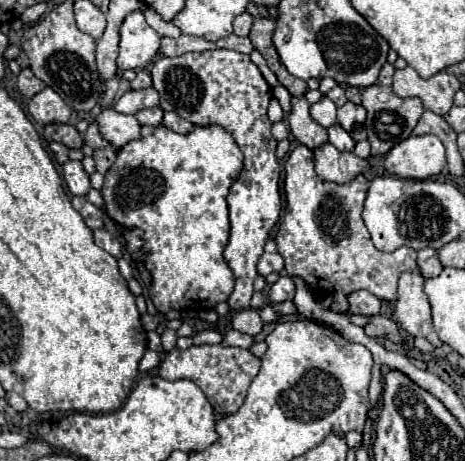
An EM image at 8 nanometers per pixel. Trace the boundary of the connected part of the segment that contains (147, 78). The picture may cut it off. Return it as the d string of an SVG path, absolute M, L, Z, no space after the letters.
M139 70L135 80L131 82L131 88L133 90L139 90L139 88L149 88L153 82L151 82L151 74L147 70Z

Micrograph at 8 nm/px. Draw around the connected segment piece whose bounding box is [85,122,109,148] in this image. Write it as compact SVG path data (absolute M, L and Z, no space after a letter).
M89 124L89 128L87 128L87 132L85 132L85 144L87 146L91 146L91 148L105 148L105 146L109 146L109 142L105 142L103 138L101 138L101 134L99 134L99 130L97 130L97 124Z

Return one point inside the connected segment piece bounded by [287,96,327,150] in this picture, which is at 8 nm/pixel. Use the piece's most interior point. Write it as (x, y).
(303, 127)

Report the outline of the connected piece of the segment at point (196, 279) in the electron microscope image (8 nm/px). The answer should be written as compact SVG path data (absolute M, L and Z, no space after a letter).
M159 124L159 126L141 126L141 138L137 140L131 140L127 142L119 154L117 154L117 160L113 162L113 166L109 168L109 172L105 174L105 184L101 188L101 194L103 194L103 202L105 202L105 214L119 226L129 226L129 228L139 228L143 232L143 254L141 254L141 262L143 266L147 268L147 272L151 274L151 286L149 286L149 296L155 304L155 308L159 312L169 312L169 310L179 310L179 312L193 312L193 310L211 310L215 304L223 302L231 290L233 290L233 274L231 270L225 266L225 260L223 260L223 248L229 240L229 212L227 212L227 200L225 196L229 194L229 188L231 184L239 178L243 170L243 154L239 150L239 146L235 144L235 140L231 138L231 134L217 126L217 124L211 124L211 126L195 126L189 134L177 134L173 132L171 128Z

